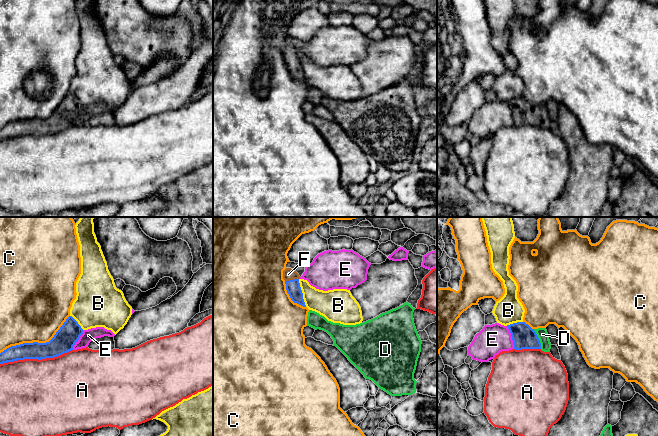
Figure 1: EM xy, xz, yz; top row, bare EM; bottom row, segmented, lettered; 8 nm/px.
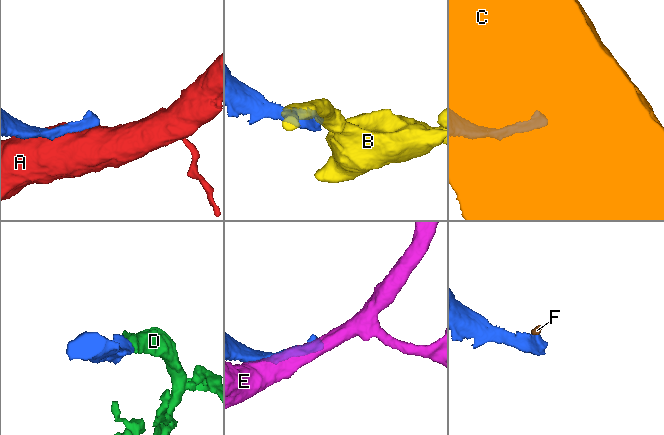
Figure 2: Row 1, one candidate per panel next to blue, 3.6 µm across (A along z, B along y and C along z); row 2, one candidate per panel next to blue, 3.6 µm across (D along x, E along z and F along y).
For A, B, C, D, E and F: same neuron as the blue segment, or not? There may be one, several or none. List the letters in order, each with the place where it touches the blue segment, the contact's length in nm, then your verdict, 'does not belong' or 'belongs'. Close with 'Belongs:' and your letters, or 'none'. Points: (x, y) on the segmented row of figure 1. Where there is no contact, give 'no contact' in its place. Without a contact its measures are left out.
A: xy (36, 358) | 600 nm | does not belong
B: xz (302, 293) | 240 nm | does not belong
C: xy (37, 342) | 650 nm | does not belong
D: yz (538, 339) | 170 nm | belongs
E: yz (512, 337) | 200 nm | does not belong
F: xz (291, 280) | 120 nm | belongs
Belongs: D, F

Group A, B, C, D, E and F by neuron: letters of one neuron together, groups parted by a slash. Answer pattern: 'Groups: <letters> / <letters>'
Groups: A / B / C / D F / E

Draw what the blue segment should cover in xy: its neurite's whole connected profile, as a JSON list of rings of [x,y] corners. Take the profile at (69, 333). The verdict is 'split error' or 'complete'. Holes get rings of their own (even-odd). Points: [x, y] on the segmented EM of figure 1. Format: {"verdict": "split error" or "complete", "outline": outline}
{"verdict": "complete", "outline": [[[69,316],[49,342],[11,346],[0,353],[0,364],[24,359],[41,360],[60,356],[73,350],[73,346],[82,334],[81,326],[72,316]]]}

